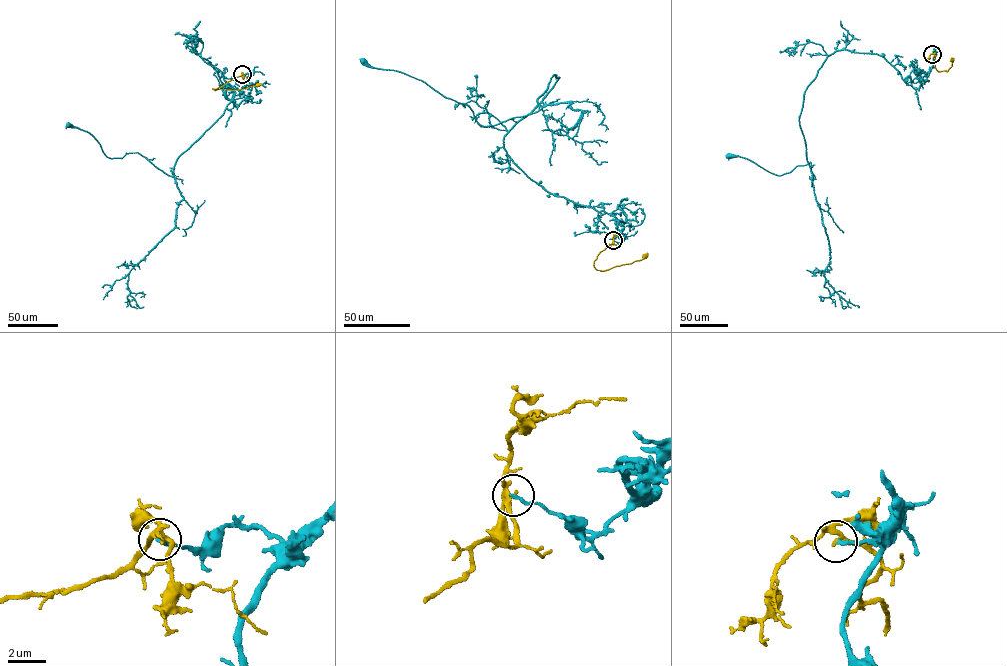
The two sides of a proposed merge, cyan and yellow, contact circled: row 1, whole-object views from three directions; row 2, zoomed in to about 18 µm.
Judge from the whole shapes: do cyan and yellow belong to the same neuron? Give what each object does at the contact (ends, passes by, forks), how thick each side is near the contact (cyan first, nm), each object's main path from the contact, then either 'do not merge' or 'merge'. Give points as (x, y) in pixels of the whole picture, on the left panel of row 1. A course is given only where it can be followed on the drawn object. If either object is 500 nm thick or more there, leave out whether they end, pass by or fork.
cyan ends | yellow passes by | 180/180 nm | cyan via (242, 74), (245, 98), (234, 106), (195, 50), (234, 96), (171, 176), (137, 153), (106, 157), (69, 124) | yellow via (242, 74), (212, 88), (239, 89), (258, 84) | do not merge

